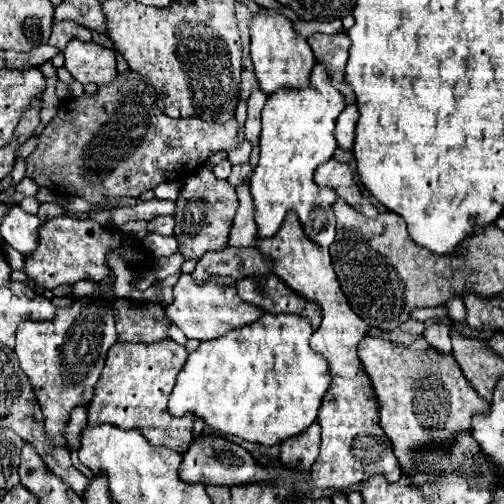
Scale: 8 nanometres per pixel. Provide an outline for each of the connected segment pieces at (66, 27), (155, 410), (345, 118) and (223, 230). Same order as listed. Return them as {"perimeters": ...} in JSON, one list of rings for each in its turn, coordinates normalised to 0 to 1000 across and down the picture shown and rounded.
{"perimeters":[[[[113,42],[105,50],[105,65],[101,65],[101,77],[97,85],[113,97],[129,97],[133,85],[141,77],[161,77],[161,81],[181,81],[181,62],[169,58],[165,50],[153,50],[149,42]]],[[[339,673],[315,681],[228,681],[216,692],[204,740],[173,808],[173,839],[220,839],[236,851],[276,851],[300,883],[335,887],[351,899],[367,899],[383,871],[383,827],[339,827],[331,815],[335,780],[347,768],[351,740],[359,736],[367,712],[367,688]]],[[[688,208],[665,240],[665,280],[669,280],[669,292],[681,300],[692,300],[700,292],[708,232],[712,232],[708,208]]],[[[399,331],[379,347],[347,399],[347,462],[343,470],[355,482],[355,502],[367,514],[399,514],[411,498],[435,498],[450,490],[454,454],[470,419],[470,383],[466,371],[450,359],[438,359],[423,347],[419,335]]]]}

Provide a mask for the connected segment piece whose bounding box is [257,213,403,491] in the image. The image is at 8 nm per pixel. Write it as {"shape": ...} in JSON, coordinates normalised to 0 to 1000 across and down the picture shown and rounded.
{"shape":[[[585,423],[569,427],[546,470],[514,474],[510,490],[526,510],[542,514],[546,542],[601,593],[625,597],[641,621],[637,645],[621,657],[613,677],[617,692],[637,700],[657,732],[657,772],[649,776],[629,827],[629,839],[637,843],[637,899],[617,927],[625,966],[685,974],[744,942],[760,942],[776,958],[792,954],[800,942],[796,923],[780,903],[772,867],[752,843],[748,788],[736,776],[736,756],[708,708],[708,685],[724,669],[728,645],[724,637],[712,637],[712,625],[692,609],[657,530],[653,498],[605,470]]]}

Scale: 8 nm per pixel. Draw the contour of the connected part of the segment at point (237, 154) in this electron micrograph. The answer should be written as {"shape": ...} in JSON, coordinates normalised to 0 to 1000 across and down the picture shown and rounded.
{"shape":[[[484,276],[484,280],[468,298],[452,302],[452,317],[462,329],[470,325],[490,323],[496,315],[498,300],[498,284],[494,284],[490,276]]]}

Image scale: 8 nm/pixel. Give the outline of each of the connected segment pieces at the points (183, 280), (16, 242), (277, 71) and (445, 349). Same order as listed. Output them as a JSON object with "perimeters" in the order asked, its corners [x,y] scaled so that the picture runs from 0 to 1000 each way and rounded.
{"perimeters":[[[[359,546],[355,562],[343,573],[347,597],[327,609],[331,629],[375,669],[391,677],[415,677],[427,669],[438,669],[442,661],[454,661],[458,653],[498,645],[506,641],[526,613],[514,613],[506,605],[494,605],[486,597],[474,597],[466,577],[466,558],[454,550],[427,550],[411,558],[411,565],[391,565],[379,546]]],[[[22,407],[18,423],[2,438],[2,466],[26,494],[58,506],[73,494],[81,446],[85,438],[73,427],[50,423],[38,407]]],[[[538,18],[498,38],[498,117],[506,125],[506,153],[526,188],[542,188],[550,177],[565,173],[613,173],[613,149],[625,133],[625,113],[613,85],[581,58],[581,46]]],[[[859,641],[843,653],[839,661],[843,677],[855,685],[855,692],[863,692],[867,700],[895,700],[895,673],[891,673],[891,649],[879,641]]]]}

